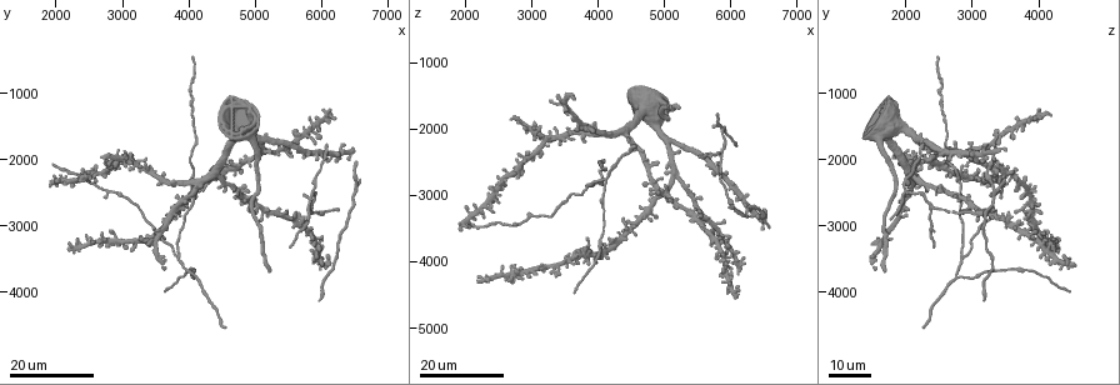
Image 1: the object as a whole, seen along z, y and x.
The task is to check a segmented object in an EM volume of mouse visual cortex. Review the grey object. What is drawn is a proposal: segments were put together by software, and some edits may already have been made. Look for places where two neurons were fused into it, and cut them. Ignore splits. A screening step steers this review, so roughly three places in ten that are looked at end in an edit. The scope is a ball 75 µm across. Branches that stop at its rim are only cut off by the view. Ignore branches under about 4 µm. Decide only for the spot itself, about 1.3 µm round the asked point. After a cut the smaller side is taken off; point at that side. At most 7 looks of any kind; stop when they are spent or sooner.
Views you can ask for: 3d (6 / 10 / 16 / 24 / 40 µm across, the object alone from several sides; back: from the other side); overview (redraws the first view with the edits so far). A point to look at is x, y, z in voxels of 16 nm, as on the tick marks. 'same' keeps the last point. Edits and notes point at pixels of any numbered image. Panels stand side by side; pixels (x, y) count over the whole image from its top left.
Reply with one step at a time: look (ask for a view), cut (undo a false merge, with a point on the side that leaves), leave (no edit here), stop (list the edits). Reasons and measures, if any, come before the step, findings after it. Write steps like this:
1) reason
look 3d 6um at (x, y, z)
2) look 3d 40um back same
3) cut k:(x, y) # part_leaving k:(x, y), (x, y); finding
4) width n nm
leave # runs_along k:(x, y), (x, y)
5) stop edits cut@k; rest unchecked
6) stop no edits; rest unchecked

a fork
look 3d 16um at (5850, 2700, 2400)

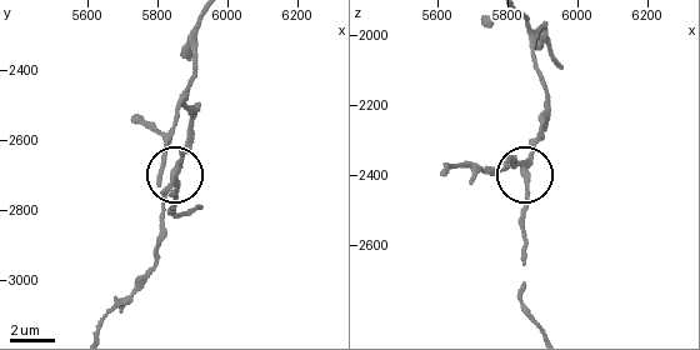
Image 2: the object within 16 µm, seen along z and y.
look 3d 6um at (5830, 2730, 2370)

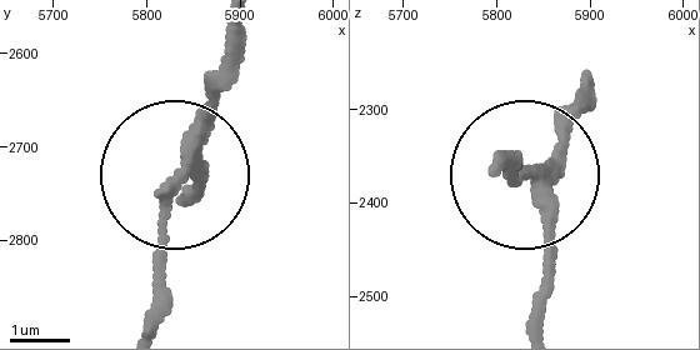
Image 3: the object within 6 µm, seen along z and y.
arms 3
cut 3:(154, 260) # part_leaving 3:(183, 180), (158, 234), (158, 324); a second neuron is stuck on

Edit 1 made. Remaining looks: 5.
look overview

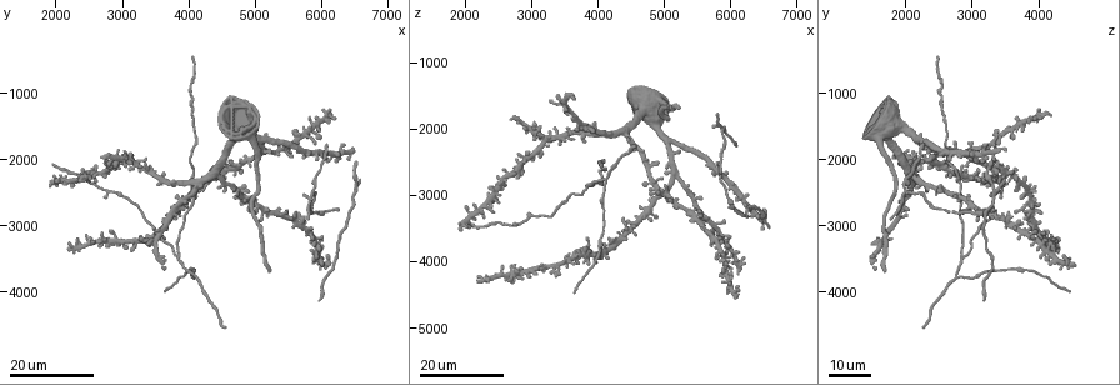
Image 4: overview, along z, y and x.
three-way junction
look 3d 16um at (3850, 3450, 2850)

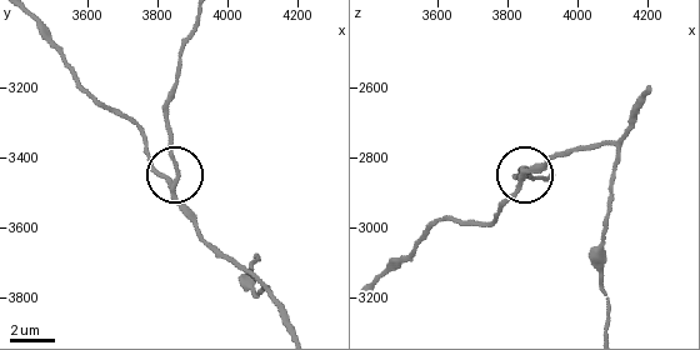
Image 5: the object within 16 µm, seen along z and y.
zoom in
look 3d 10um at (3840, 3490, 2840)

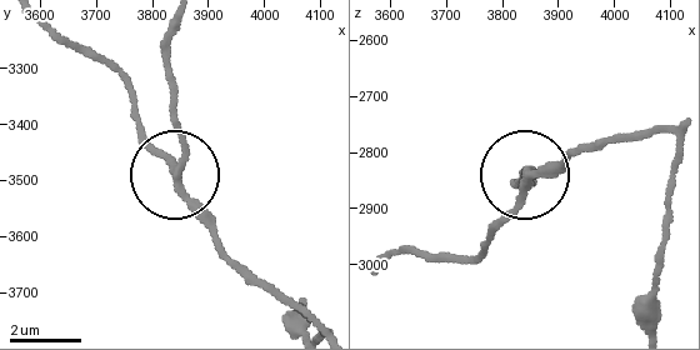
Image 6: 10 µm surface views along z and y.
arms 3
leave # runs_along 6:(384, 268), (410, 250), (476, 255), (526, 178), (586, 151); all the same neuron

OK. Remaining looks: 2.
three arms meet
look 3d 16um at (4150, 3750, 2750)

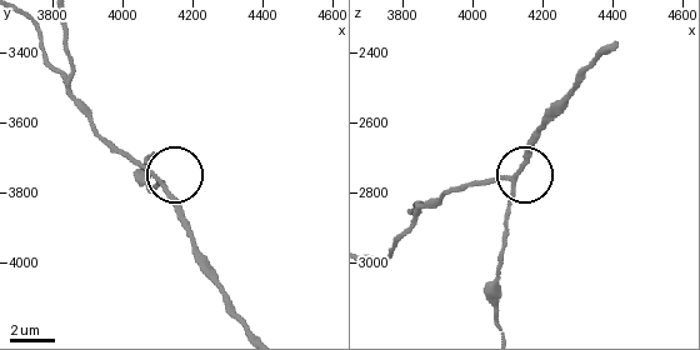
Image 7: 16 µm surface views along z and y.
look 3d 6um at (4120, 3780, 2770)

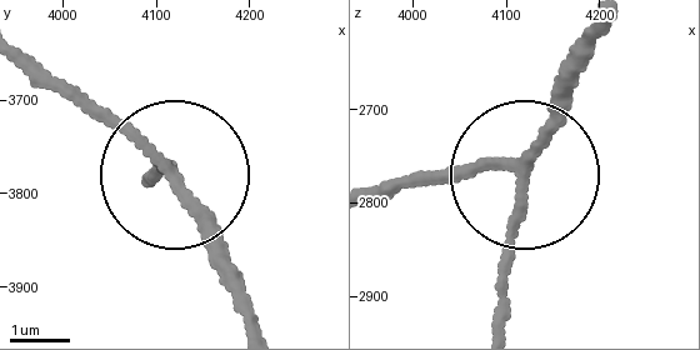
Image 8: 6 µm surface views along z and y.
leave # runs_along 8:(21, 50), (156, 165), (225, 280); one neuron here

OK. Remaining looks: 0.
stop edits cut@3; rest unchecked

